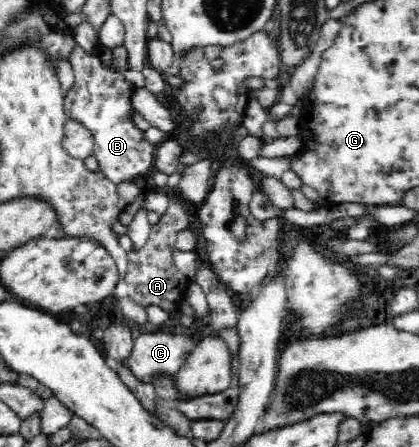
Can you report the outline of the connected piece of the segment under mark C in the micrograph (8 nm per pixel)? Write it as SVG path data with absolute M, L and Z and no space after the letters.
M165 332L144 333L134 338L134 344L128 358L122 363L139 383L150 383L155 377L172 376L187 359L188 353L198 342L186 334Z

